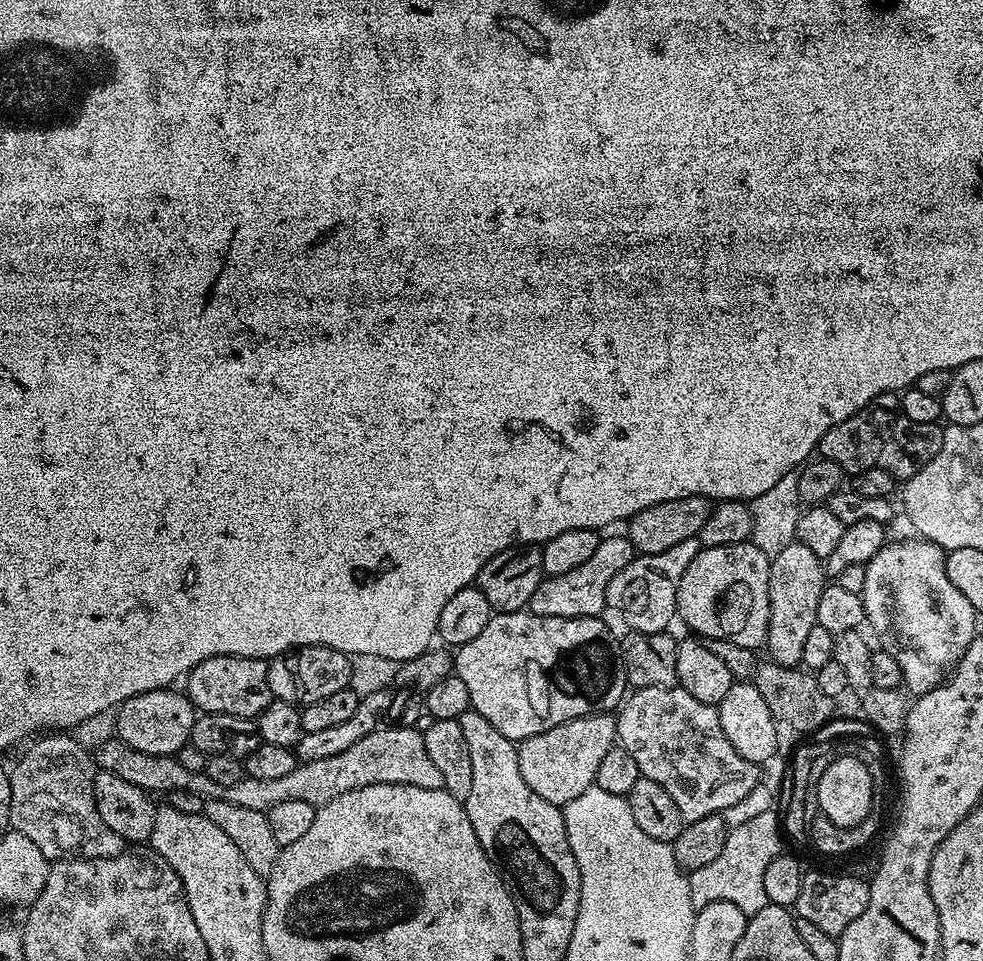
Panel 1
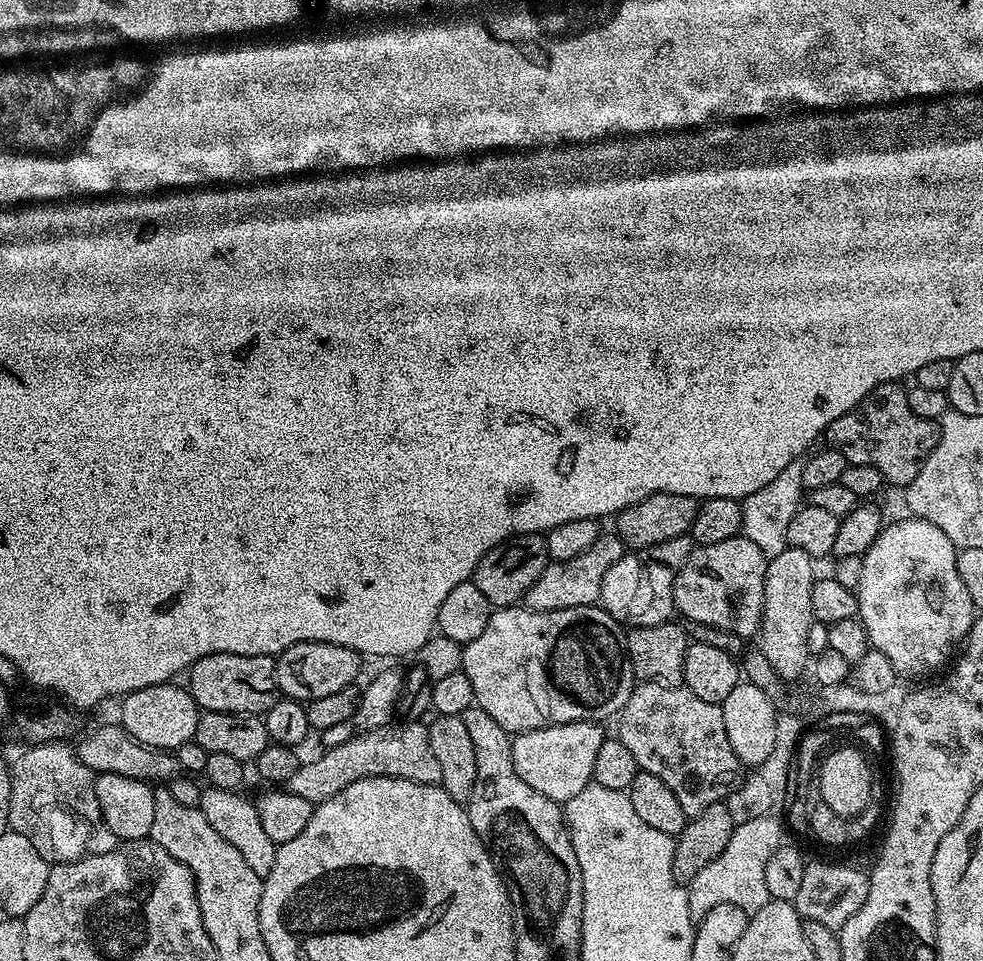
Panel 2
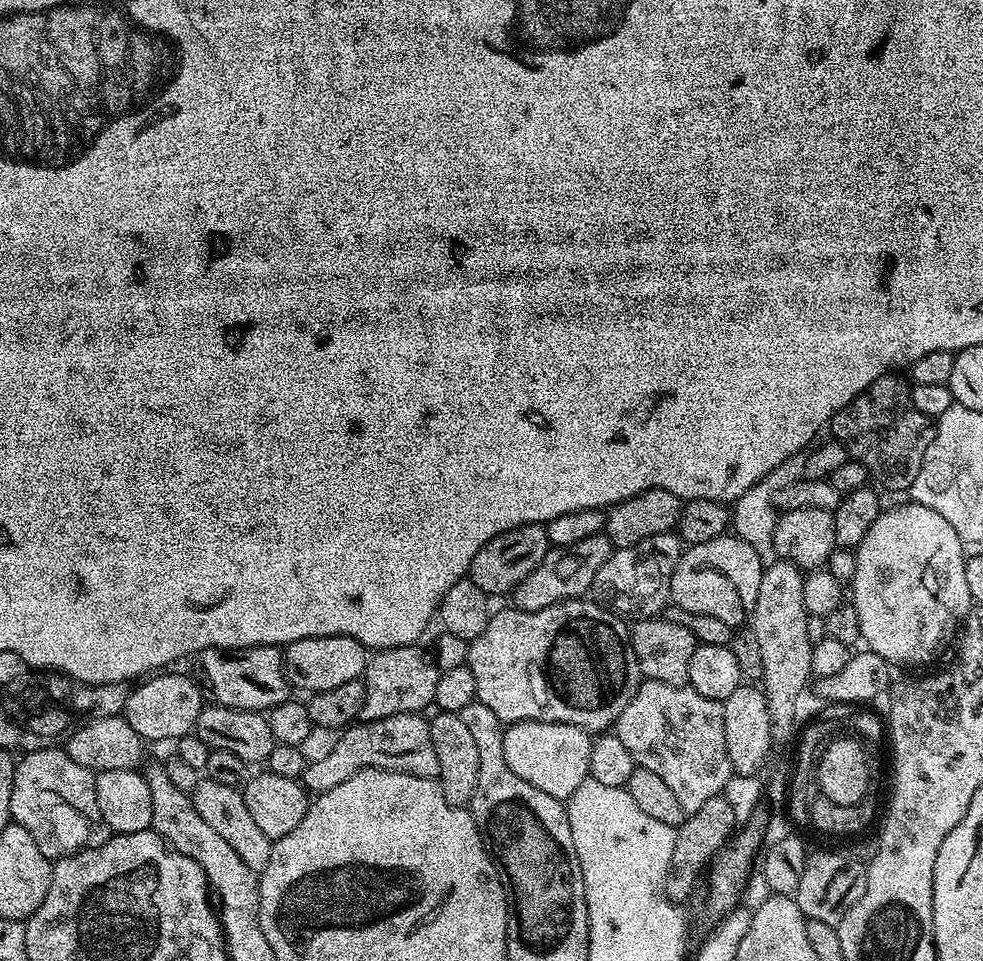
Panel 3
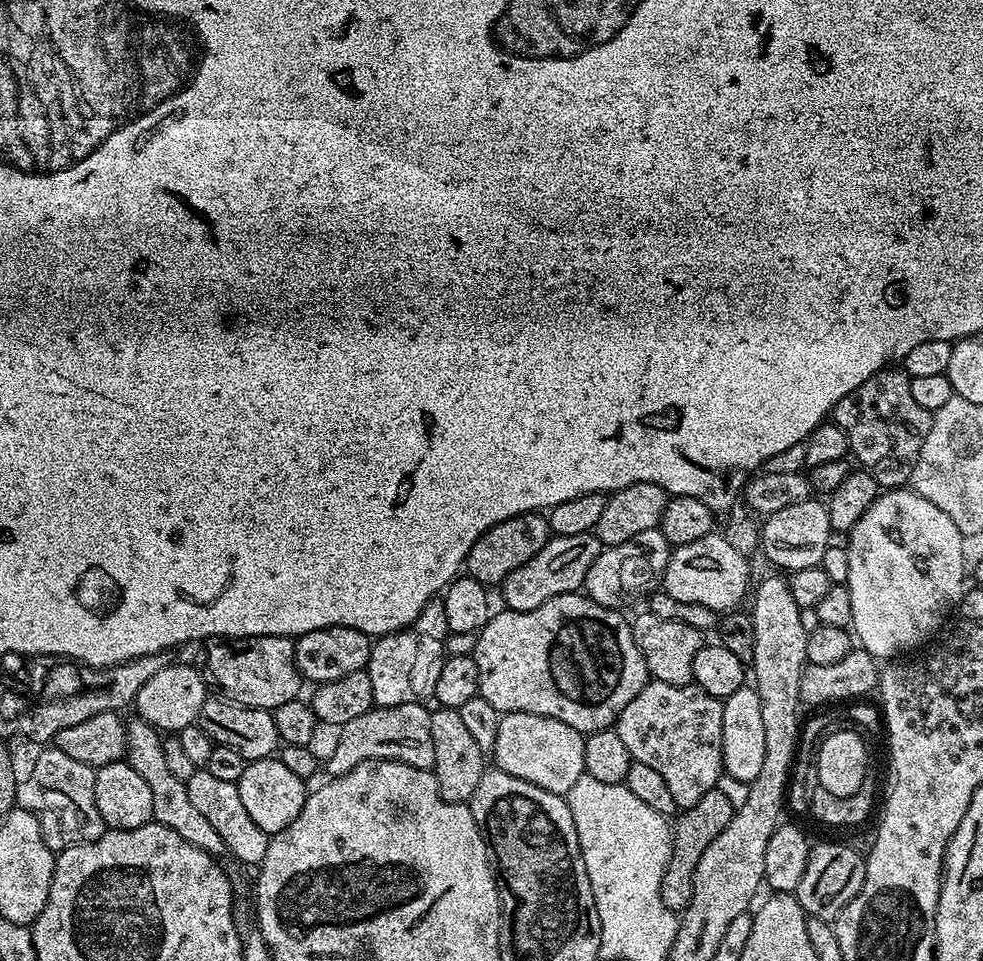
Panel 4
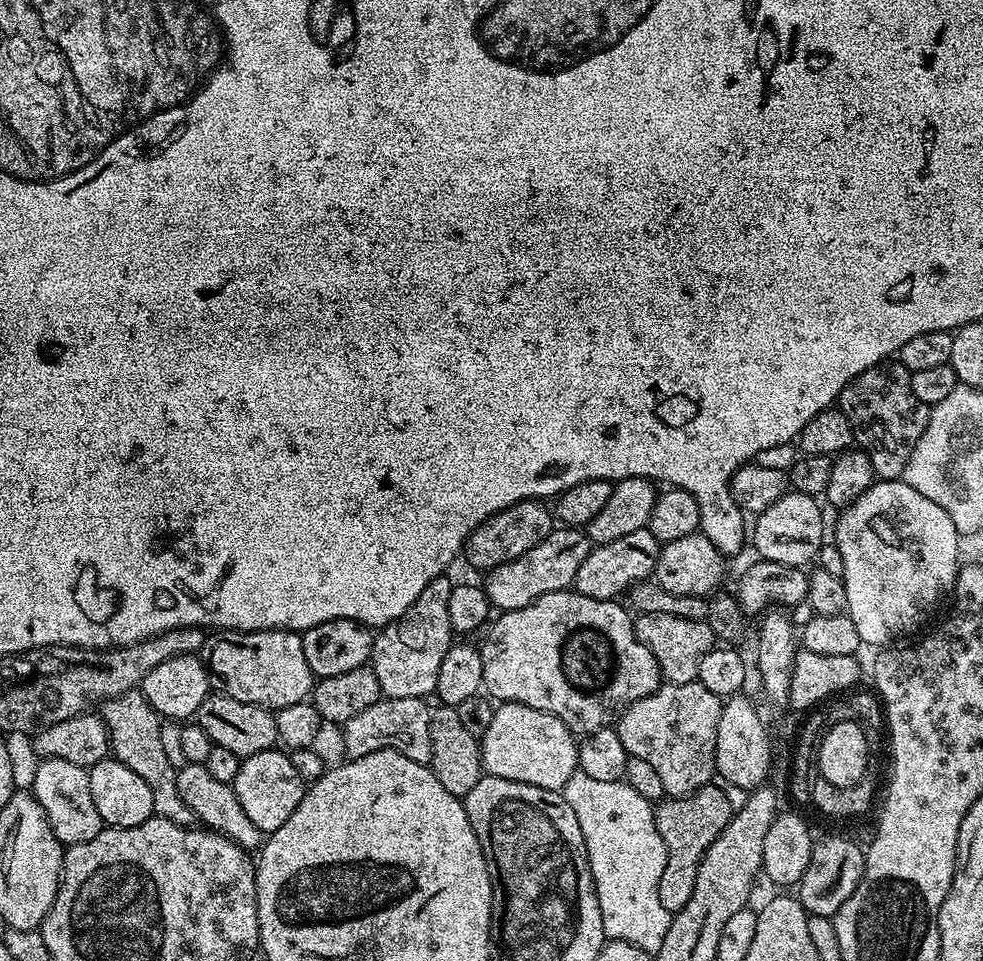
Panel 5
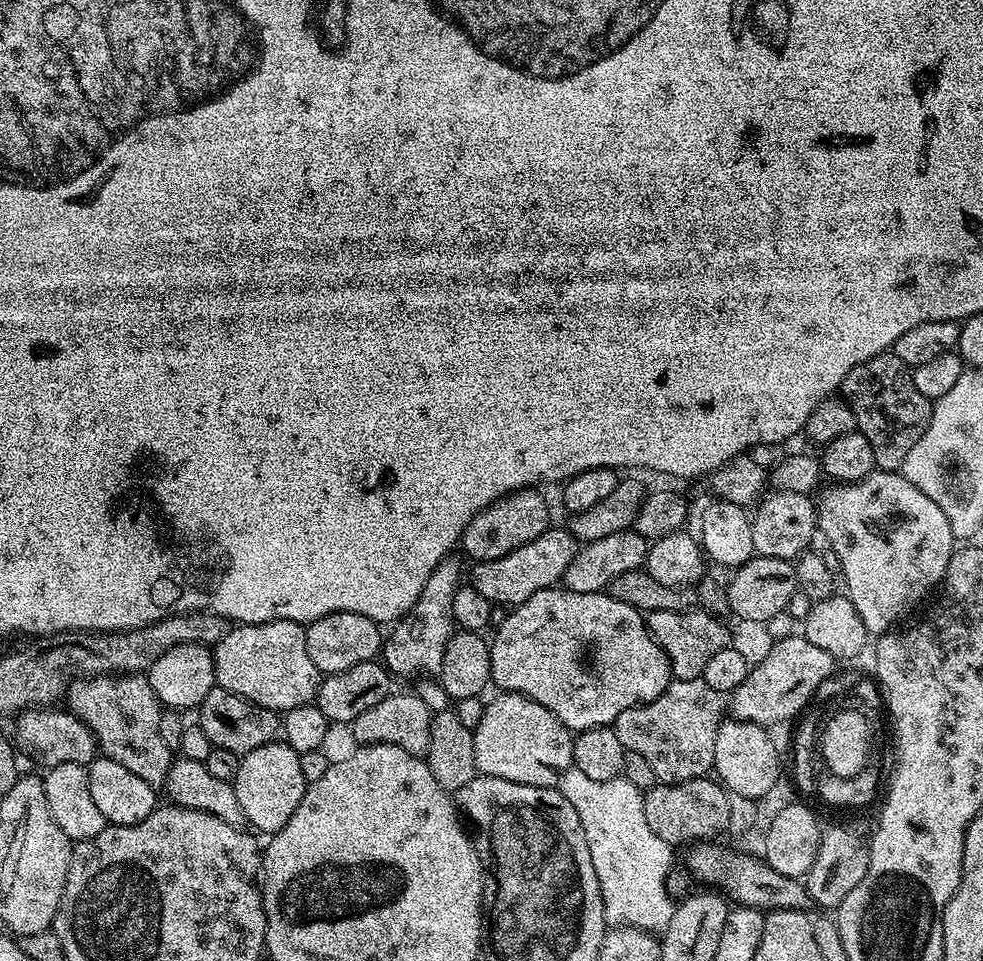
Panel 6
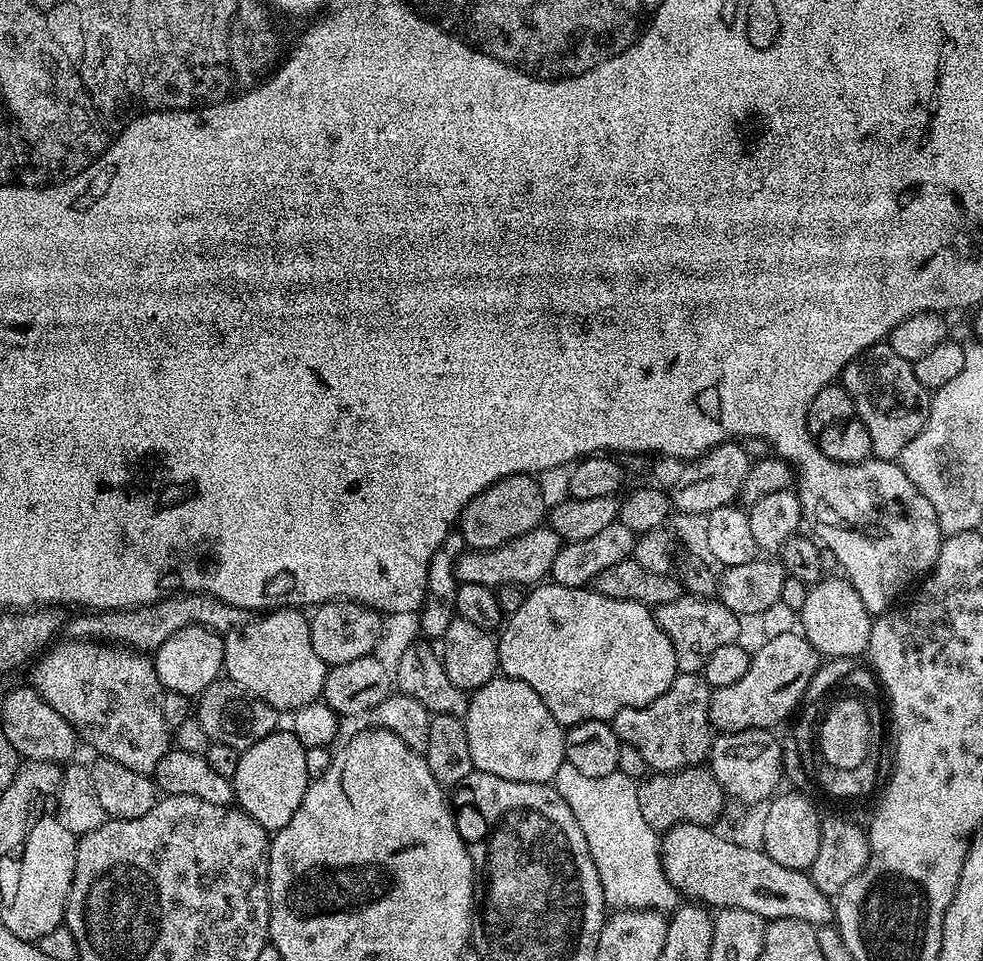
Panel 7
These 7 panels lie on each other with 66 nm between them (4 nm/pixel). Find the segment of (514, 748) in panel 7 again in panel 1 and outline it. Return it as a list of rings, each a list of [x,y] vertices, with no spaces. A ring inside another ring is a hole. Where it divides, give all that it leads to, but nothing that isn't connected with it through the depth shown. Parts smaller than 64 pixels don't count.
[[[596,712],[592,716],[574,718],[570,722],[562,722],[562,726],[554,726],[554,730],[519,741],[516,750],[518,770],[522,770],[526,786],[530,786],[538,798],[546,798],[546,802],[563,806],[578,798],[582,790],[595,785],[602,757],[616,743],[615,715]]]

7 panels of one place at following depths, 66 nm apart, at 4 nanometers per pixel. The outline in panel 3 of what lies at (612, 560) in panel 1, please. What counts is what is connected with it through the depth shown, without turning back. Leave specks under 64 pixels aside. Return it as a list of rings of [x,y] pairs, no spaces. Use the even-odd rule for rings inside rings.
[[[603,534],[576,542],[569,548],[549,547],[546,558],[538,562],[538,570],[534,570],[534,574],[530,574],[516,587],[515,607],[521,608],[523,612],[533,612],[546,606],[554,606],[563,600],[575,600],[591,593],[594,574],[602,570],[602,562],[610,558],[613,550],[612,544]]]

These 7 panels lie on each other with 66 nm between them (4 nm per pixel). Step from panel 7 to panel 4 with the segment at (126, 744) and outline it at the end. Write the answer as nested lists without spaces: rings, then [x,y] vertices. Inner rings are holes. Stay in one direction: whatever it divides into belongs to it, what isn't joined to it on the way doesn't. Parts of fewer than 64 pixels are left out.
[[[132,718],[132,721],[129,719],[126,727],[128,730],[126,762],[131,768],[138,770],[138,775],[146,782],[146,786],[150,786],[150,798],[154,798],[152,820],[162,826],[170,826],[174,834],[182,834],[186,842],[203,848],[206,852],[223,853],[225,847],[218,838],[218,830],[214,830],[214,826],[210,826],[210,822],[206,822],[205,816],[190,802],[187,783],[174,778],[174,774],[168,769],[162,736],[158,729],[139,718]]]

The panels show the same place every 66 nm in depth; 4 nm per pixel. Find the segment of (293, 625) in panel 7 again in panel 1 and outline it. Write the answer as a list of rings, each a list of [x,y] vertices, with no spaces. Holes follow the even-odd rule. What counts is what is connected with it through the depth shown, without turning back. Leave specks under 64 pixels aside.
[[[211,656],[192,668],[186,677],[186,683],[186,695],[193,708],[201,713],[221,712],[250,720],[266,710],[274,698],[268,681],[268,660],[258,658]]]

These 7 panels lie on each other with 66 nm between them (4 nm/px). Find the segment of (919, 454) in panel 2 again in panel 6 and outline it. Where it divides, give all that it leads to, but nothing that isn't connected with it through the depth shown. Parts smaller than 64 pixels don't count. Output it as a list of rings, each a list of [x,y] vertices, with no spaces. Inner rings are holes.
[[[889,350],[854,366],[846,374],[842,385],[842,398],[854,410],[856,427],[870,442],[874,450],[874,462],[881,472],[903,469],[910,446],[922,438],[932,417],[933,401],[922,398],[922,393],[914,387],[912,369],[895,352]]]

